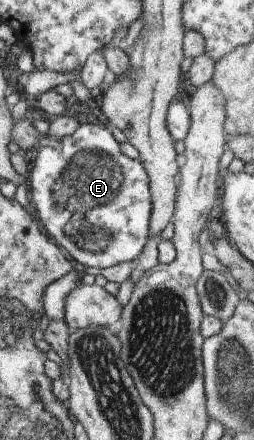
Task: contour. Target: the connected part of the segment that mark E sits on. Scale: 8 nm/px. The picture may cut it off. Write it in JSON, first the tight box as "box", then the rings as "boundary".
{"box":[26,123,151,269],"boundary":[[[94,123],[80,124],[70,135],[58,139],[43,134],[26,176],[29,203],[36,212],[38,225],[42,225],[47,236],[52,237],[59,248],[66,249],[76,263],[92,269],[133,261],[141,255],[148,239],[151,210],[148,175],[142,163],[120,152],[118,144],[109,127]]]}

